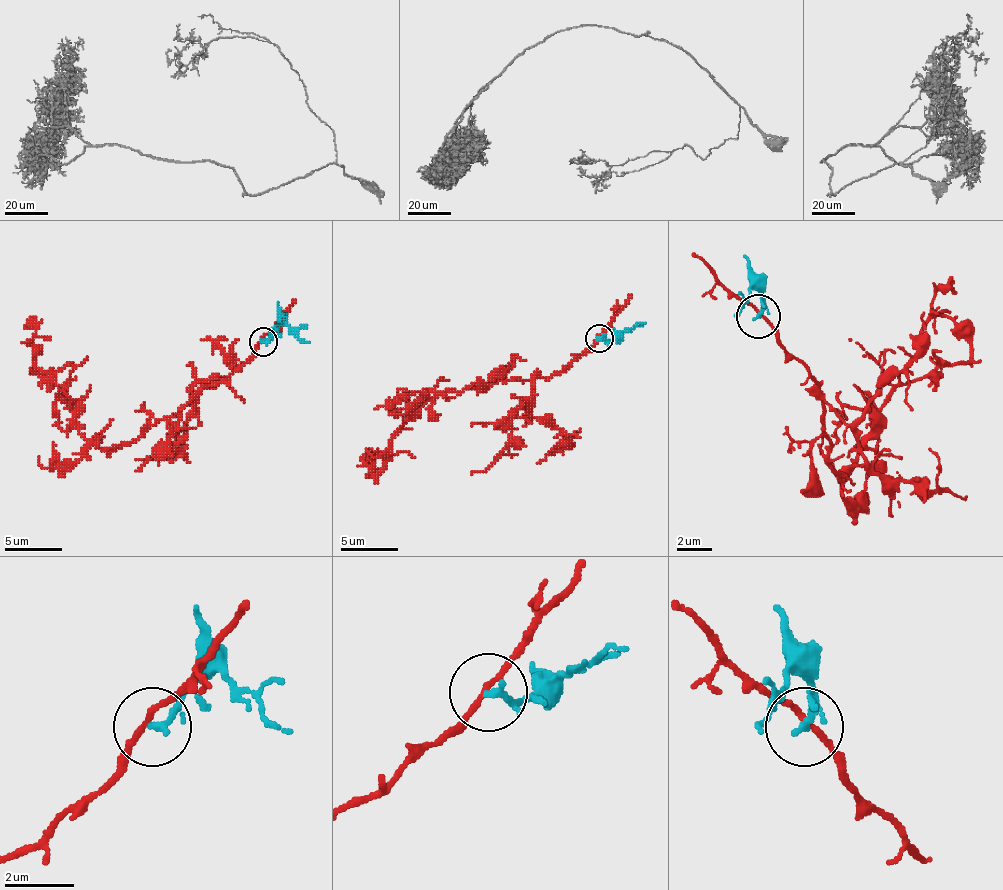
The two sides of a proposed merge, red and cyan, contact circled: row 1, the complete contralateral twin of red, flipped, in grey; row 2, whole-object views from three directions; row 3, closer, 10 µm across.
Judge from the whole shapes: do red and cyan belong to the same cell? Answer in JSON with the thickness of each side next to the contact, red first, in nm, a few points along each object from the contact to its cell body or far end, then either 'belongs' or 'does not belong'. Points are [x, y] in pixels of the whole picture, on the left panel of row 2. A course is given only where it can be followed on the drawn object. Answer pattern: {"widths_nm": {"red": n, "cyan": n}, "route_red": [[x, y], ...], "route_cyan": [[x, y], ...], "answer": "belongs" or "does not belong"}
{"widths_nm": {"red": 150, "cyan": 140}, "route_red": [[264, 339], [175, 413], [95, 448], [24, 328]], "route_cyan": [[264, 342], [284, 322], [309, 342]], "answer": "does not belong"}

